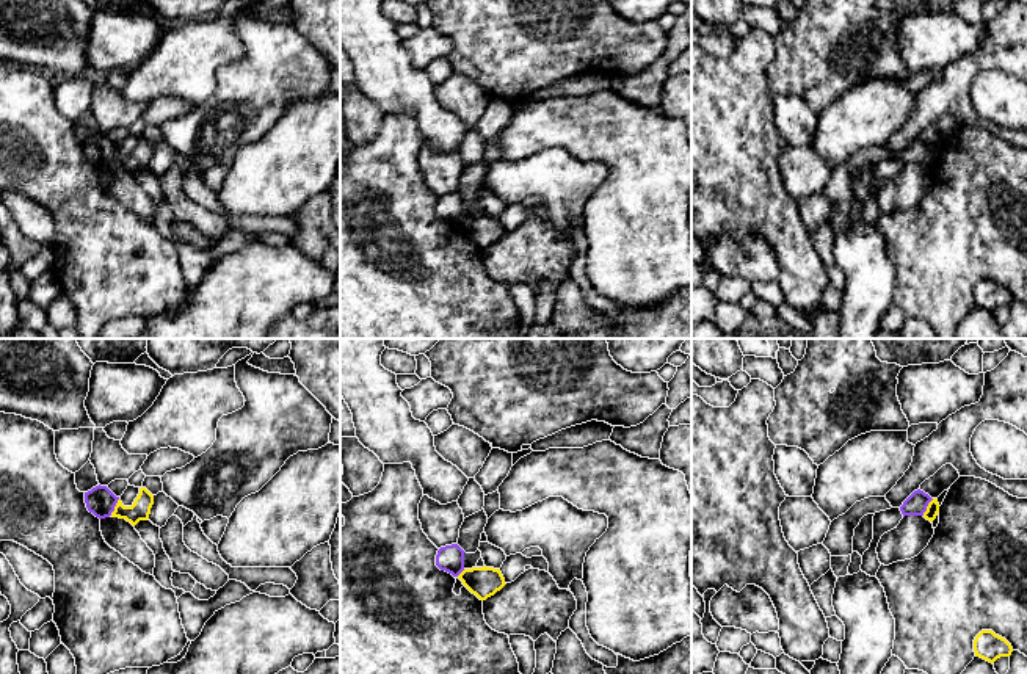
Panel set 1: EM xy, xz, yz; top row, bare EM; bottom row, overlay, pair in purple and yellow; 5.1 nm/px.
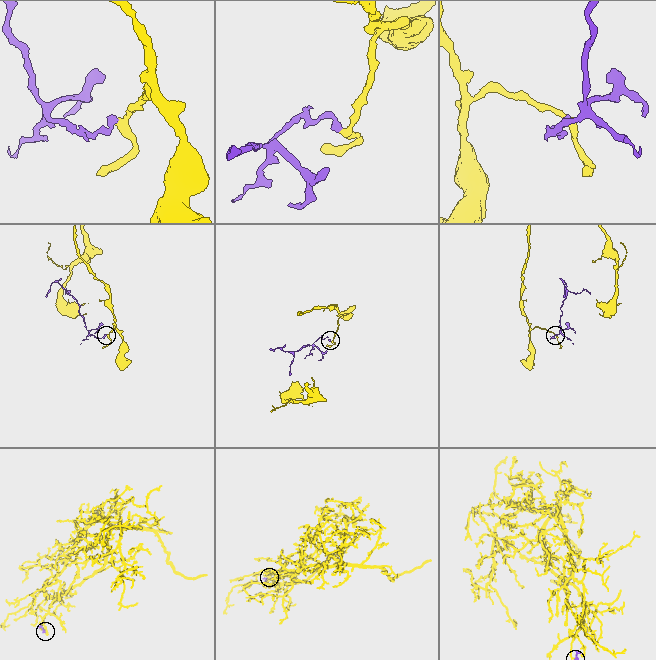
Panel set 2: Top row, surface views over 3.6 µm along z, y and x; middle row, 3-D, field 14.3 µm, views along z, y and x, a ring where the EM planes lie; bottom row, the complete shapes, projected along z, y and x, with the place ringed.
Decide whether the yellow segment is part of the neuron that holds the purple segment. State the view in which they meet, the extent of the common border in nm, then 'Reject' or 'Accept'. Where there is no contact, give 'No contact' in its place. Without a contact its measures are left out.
Touches purple in xy. Shared border 100 nm. Reject

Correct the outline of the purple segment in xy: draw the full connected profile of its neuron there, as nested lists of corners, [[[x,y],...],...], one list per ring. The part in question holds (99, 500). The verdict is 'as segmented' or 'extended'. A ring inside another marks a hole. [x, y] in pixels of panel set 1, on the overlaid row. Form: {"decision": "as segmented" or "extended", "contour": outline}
{"decision": "as segmented", "contour": [[[96,486],[85,492],[85,503],[89,513],[99,519],[110,517],[114,511],[119,497],[116,497],[107,486]]]}

